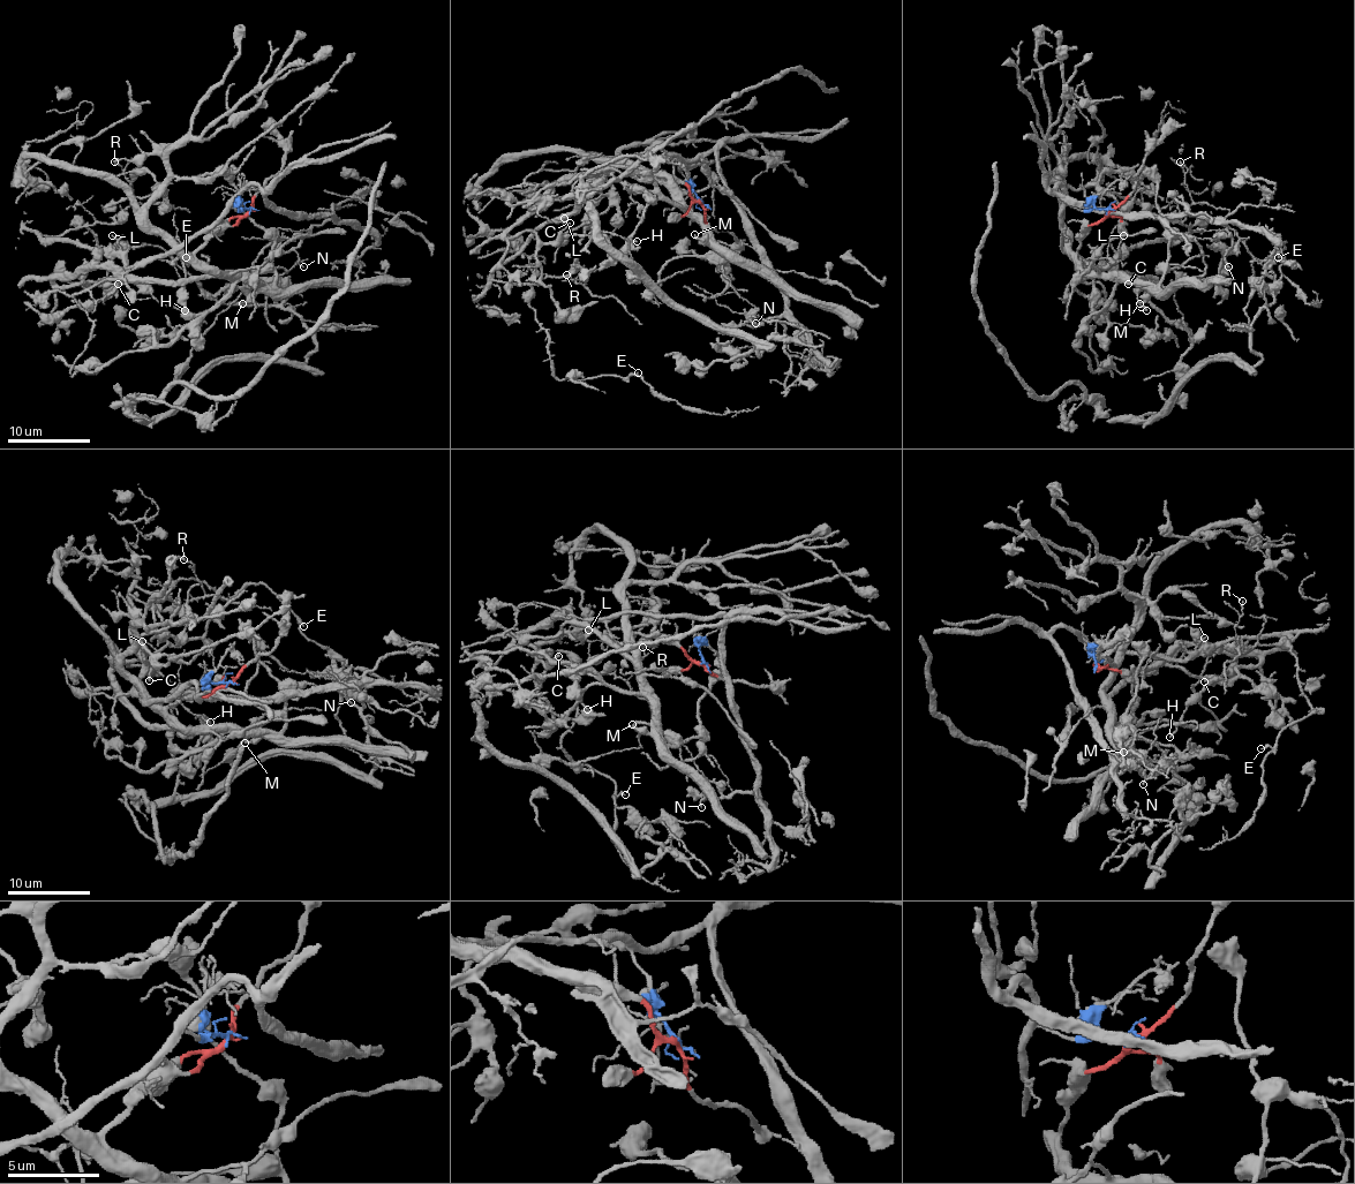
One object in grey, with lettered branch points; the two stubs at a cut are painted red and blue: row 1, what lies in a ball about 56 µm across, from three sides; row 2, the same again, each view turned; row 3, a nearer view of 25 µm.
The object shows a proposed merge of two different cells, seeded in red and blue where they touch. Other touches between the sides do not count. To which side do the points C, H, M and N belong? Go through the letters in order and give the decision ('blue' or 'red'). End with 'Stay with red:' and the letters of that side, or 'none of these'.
C: red
H: red
M: red
N: blue
Stay with red: C, H, M

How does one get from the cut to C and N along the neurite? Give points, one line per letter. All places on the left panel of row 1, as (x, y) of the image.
C: (248, 212), (195, 254), (204, 274), (149, 280), (77, 269), (54, 280), (118, 285)
N: (248, 212), (230, 204), (253, 183), (285, 212), (331, 215), (302, 240), (295, 251), (303, 266)

